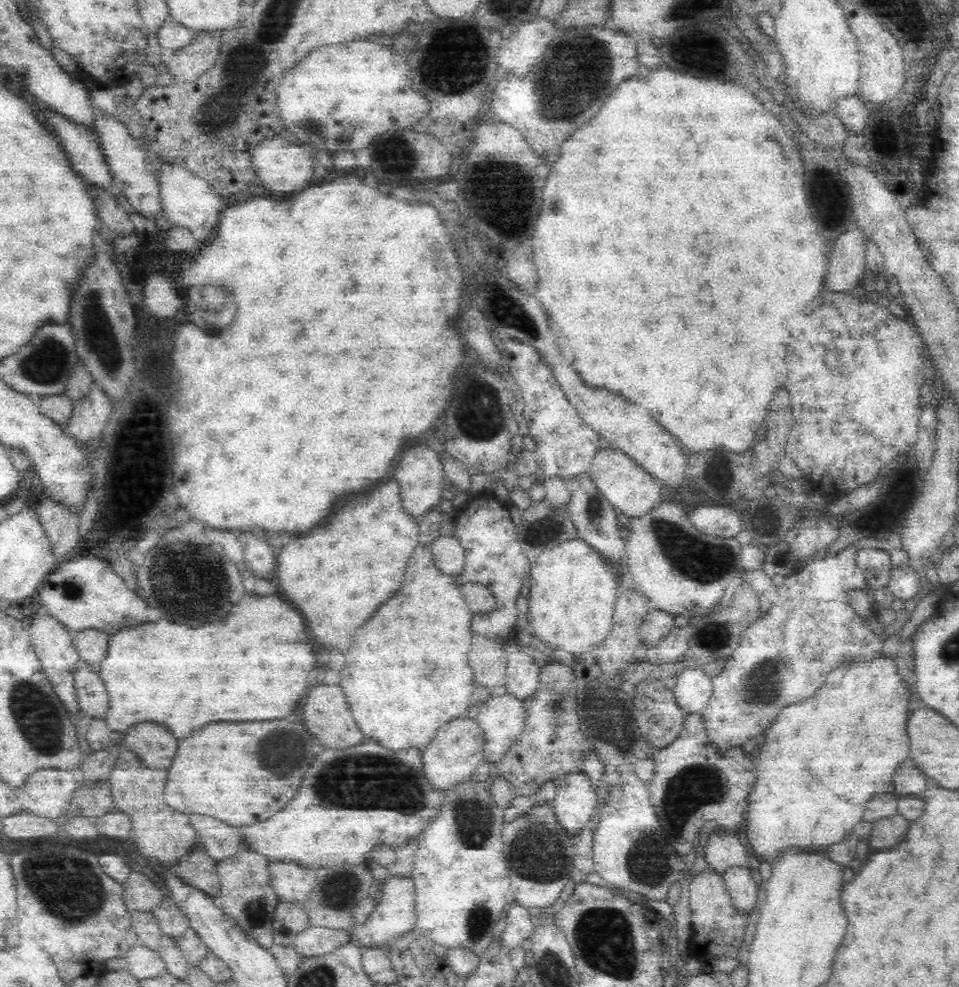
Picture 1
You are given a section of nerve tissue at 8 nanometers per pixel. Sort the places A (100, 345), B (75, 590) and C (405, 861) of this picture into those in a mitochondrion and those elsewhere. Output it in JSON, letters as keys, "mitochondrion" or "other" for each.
{"A":"mitochondrion","B":"mitochondrion","C":"other"}

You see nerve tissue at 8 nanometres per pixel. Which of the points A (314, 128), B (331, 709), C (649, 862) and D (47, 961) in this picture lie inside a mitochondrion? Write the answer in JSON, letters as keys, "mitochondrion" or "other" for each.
{"A":"mitochondrion","B":"other","C":"mitochondrion","D":"other"}

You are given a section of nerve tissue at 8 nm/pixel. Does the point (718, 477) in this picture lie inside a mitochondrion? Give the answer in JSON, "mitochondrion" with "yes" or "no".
{"mitochondrion":"no"}

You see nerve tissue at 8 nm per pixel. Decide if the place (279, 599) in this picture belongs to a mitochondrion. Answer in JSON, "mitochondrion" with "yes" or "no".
{"mitochondrion":"no"}

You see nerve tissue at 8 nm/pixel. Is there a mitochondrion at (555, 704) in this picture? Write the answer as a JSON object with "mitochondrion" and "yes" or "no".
{"mitochondrion":"yes"}

